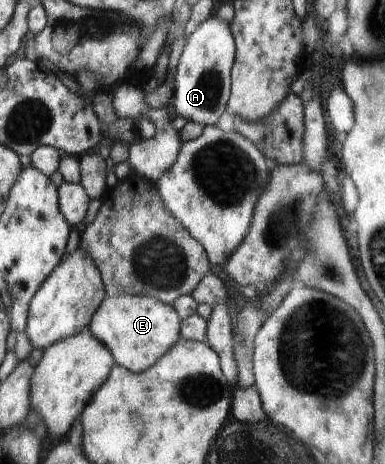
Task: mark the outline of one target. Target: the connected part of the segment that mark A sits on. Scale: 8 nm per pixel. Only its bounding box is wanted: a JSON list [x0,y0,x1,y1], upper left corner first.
[170,16,236,125]

